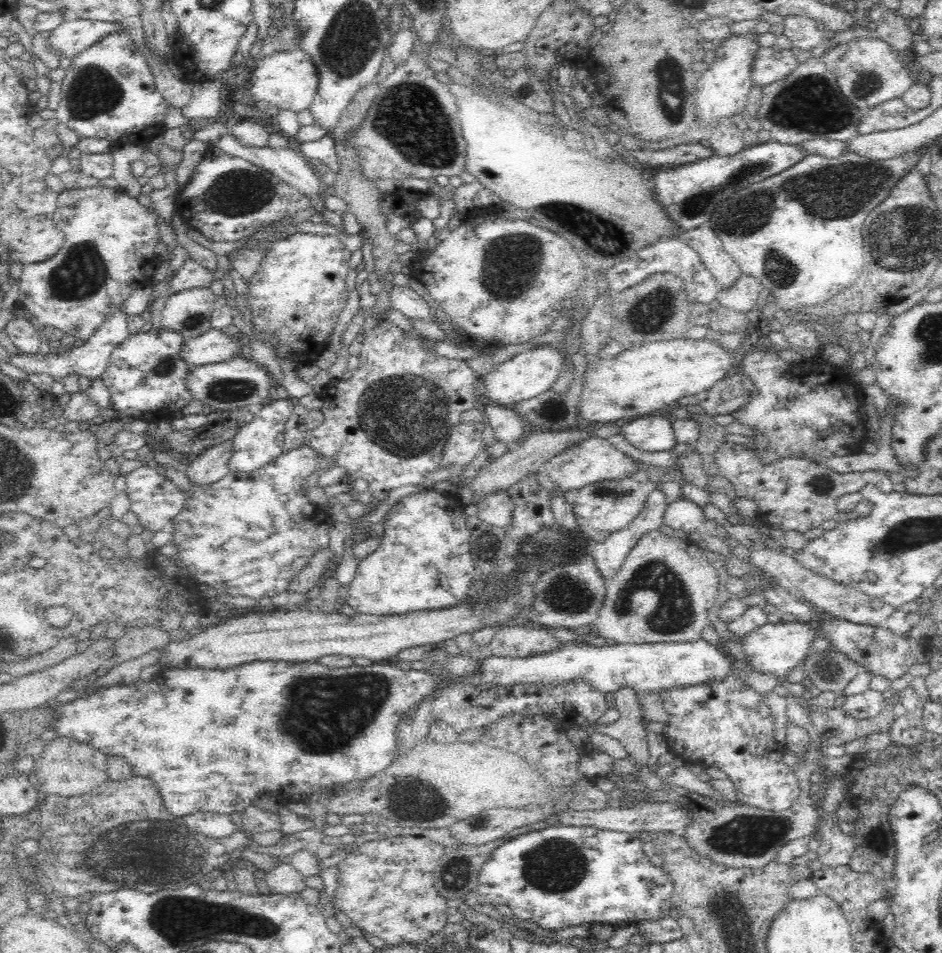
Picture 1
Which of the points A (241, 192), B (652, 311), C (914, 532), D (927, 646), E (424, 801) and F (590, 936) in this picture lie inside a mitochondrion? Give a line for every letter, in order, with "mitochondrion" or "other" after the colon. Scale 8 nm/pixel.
A: mitochondrion
B: mitochondrion
C: mitochondrion
D: other
E: mitochondrion
F: other

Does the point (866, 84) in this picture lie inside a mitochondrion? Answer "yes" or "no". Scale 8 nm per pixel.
yes

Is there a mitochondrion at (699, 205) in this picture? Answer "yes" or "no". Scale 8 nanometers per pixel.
yes

